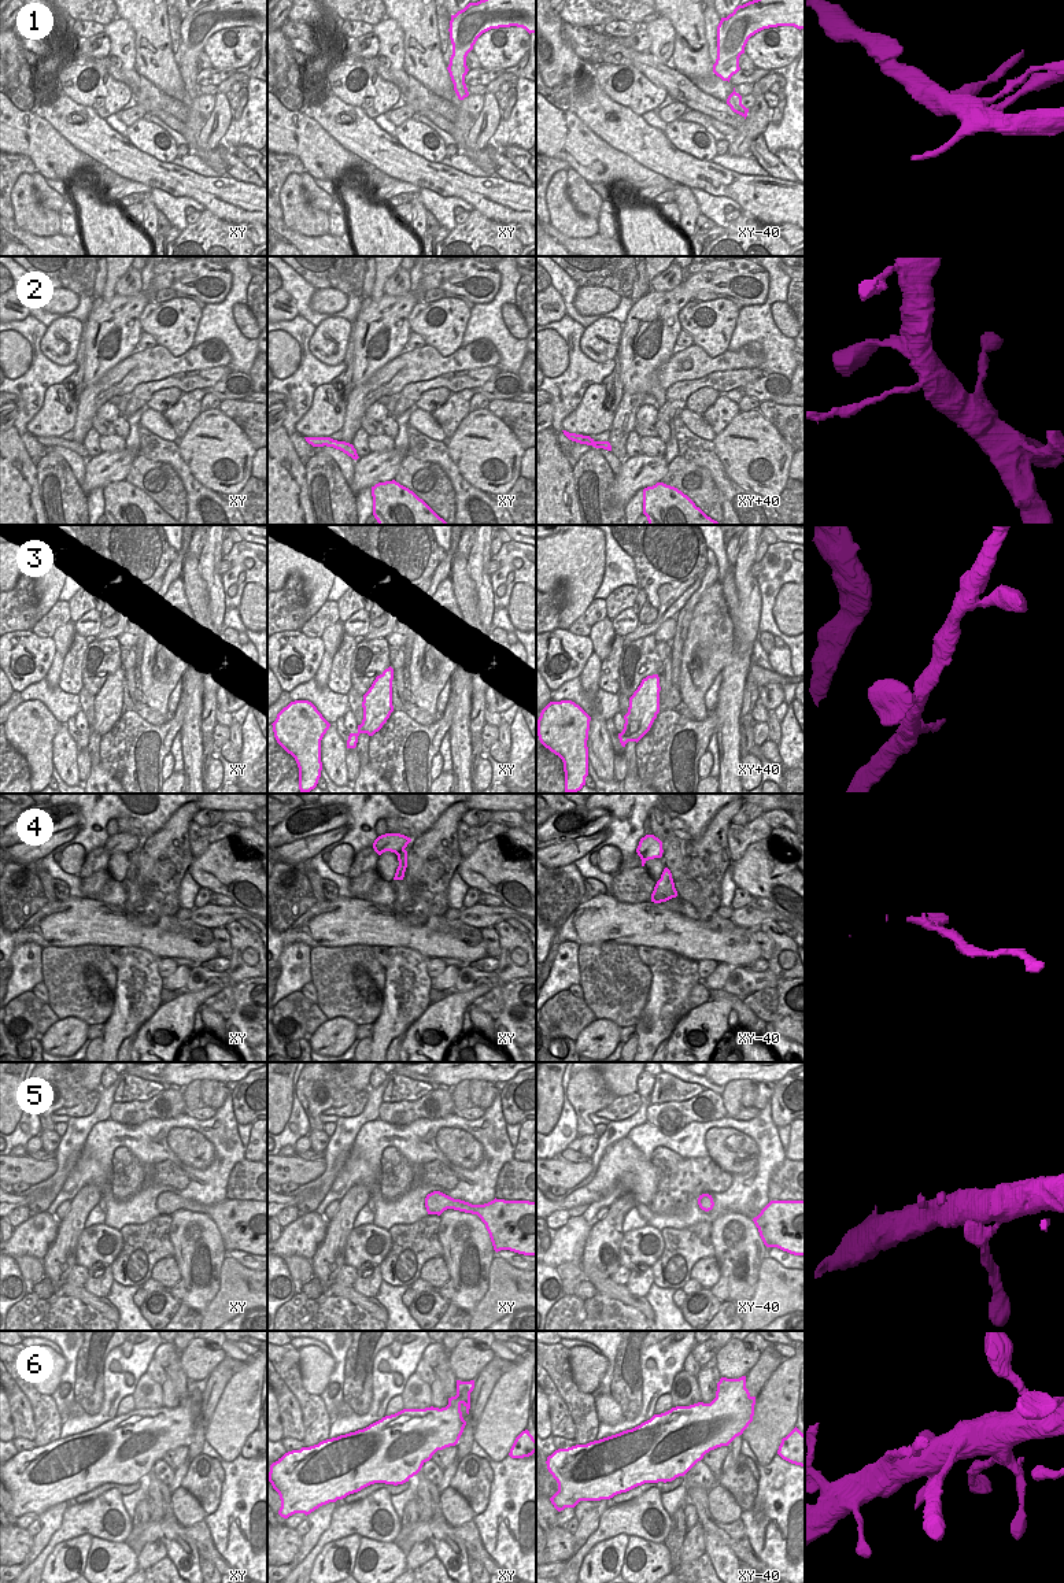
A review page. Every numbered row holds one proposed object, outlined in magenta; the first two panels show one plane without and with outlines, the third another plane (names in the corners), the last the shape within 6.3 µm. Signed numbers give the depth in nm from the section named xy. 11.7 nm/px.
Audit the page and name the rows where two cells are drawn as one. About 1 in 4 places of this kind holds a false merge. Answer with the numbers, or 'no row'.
2

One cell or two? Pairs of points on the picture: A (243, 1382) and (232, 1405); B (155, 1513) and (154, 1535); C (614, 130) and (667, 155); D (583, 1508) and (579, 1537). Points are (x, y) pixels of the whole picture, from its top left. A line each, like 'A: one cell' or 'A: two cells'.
A: one cell
B: two cells
C: one cell
D: one cell

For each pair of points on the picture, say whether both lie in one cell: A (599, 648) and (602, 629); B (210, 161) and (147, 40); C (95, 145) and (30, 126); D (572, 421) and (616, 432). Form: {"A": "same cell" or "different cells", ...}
{"A": "same cell", "B": "same cell", "C": "different cells", "D": "different cells"}

